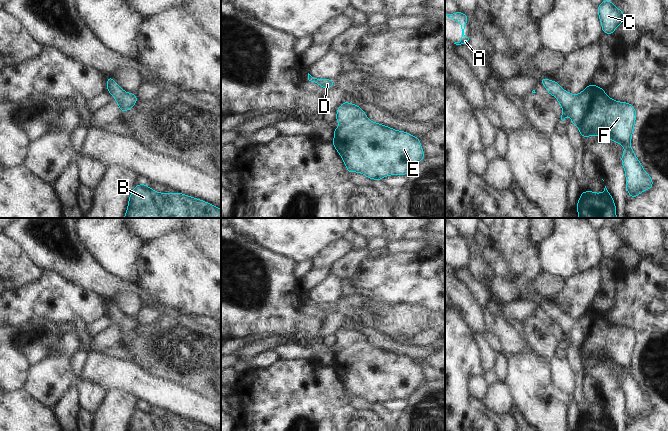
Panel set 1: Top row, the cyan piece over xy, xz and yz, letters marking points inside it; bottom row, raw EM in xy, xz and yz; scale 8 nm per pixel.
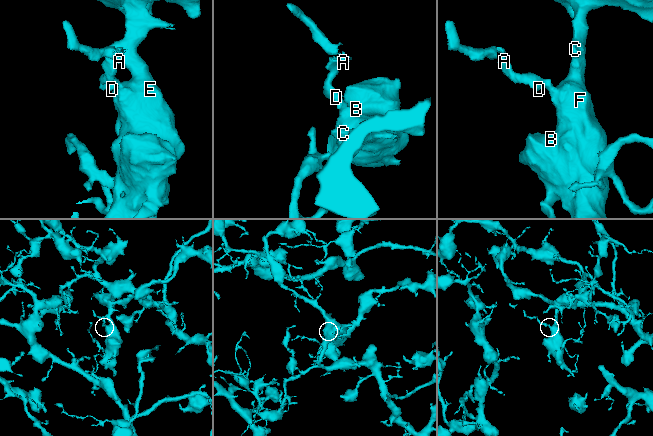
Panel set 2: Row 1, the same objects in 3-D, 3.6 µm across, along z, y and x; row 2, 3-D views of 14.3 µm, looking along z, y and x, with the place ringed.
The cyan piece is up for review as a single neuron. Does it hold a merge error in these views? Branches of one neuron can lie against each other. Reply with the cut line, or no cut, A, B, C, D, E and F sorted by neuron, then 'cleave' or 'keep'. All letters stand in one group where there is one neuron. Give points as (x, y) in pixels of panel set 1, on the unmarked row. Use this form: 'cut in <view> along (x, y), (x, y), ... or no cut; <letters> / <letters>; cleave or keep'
no cut; A B C D E F; keep

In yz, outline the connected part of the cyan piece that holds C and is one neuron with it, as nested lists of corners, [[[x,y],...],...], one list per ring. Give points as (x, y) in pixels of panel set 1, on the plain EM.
[[[607,223],[598,230],[598,239],[602,255],[607,258],[613,258],[615,252],[626,244],[624,237]]]

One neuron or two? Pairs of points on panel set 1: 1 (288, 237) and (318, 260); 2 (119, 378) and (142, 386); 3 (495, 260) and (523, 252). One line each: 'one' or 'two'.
1: two
2: one
3: two

